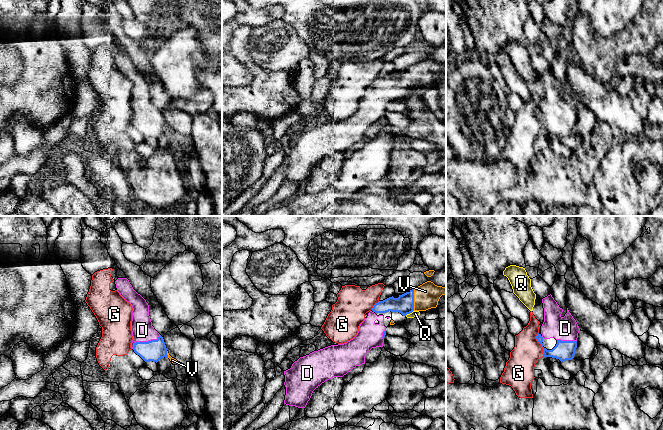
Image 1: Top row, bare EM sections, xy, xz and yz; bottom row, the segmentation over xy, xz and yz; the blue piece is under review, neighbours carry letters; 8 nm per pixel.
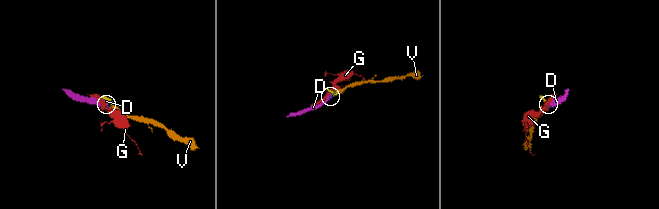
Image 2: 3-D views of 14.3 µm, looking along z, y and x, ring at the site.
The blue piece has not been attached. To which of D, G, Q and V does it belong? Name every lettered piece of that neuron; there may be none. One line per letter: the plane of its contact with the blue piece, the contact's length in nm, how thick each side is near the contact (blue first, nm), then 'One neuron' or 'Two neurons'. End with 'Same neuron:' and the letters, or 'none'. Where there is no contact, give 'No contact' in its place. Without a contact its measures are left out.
D: Touches blue in xy. Shared border 260 nm. Thickness 170 nm (blue) against 180 nm. One neuron
G: Touches blue in yz. Shared border 200 nm. Thickness 160 nm (blue) against 220 nm. Two neurons
Q: Touches blue in xz. Shared border 80 nm. Thickness 160 nm (blue) against 50 nm. Two neurons
V: Touches blue in xz. Shared border 180 nm. Thickness 160 nm (blue) against 200 nm. One neuron
Same neuron: D, V

